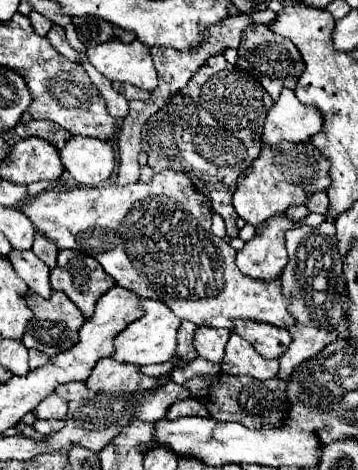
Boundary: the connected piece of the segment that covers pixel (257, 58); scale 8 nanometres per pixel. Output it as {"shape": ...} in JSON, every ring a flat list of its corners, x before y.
{"shape":[[253,24,247,26,241,34,241,46,237,48,237,66,243,68,245,72,249,72,255,80,261,82,261,86,271,94,271,98,279,98,283,88,295,90,299,76,305,70,305,62,299,54,299,50,295,48,295,44,275,32,271,32,265,24]]}

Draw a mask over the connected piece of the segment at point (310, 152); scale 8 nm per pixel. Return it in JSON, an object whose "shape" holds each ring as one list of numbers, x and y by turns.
{"shape":[[281,142,281,146,265,146,259,158,237,180,233,194,233,206,247,224,261,224,271,216,283,214,289,206,299,206,315,192,325,192,331,186,329,160,323,158,317,148,307,142]]}

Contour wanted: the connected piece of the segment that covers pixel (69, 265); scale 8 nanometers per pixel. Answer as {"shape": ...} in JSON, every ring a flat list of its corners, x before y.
{"shape":[[59,250,57,266,51,270,51,288,63,290,85,318,91,318,97,300,113,286,115,280,95,258,79,250]]}

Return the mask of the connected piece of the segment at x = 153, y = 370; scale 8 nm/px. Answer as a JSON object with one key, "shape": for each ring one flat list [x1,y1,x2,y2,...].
{"shape":[[167,362,167,364,153,364,153,366,143,366,139,368,143,374,147,376,153,376,153,378,159,378,159,376,165,376,169,370,167,368,173,368,173,362]]}

